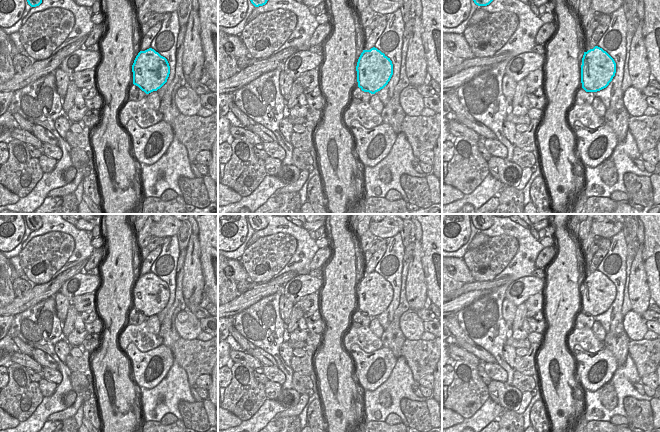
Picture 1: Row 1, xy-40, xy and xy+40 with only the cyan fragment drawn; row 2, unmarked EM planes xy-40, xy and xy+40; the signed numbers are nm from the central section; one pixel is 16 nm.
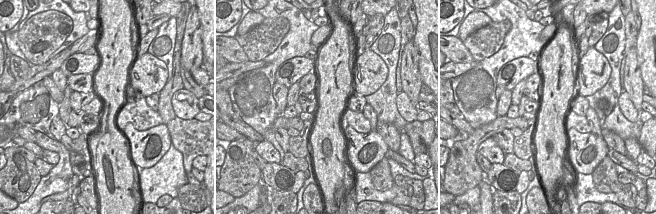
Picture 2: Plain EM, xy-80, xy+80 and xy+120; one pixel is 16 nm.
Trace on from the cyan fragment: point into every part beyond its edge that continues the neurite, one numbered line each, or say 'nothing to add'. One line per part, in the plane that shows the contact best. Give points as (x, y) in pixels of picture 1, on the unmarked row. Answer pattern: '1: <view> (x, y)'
nothing to add

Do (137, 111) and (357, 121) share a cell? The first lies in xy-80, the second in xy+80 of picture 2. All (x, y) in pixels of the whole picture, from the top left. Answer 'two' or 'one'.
one

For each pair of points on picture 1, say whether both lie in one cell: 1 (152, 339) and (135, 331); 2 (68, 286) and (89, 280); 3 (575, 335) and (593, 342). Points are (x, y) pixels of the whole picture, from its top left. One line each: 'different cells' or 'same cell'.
1: same cell
2: same cell
3: same cell

